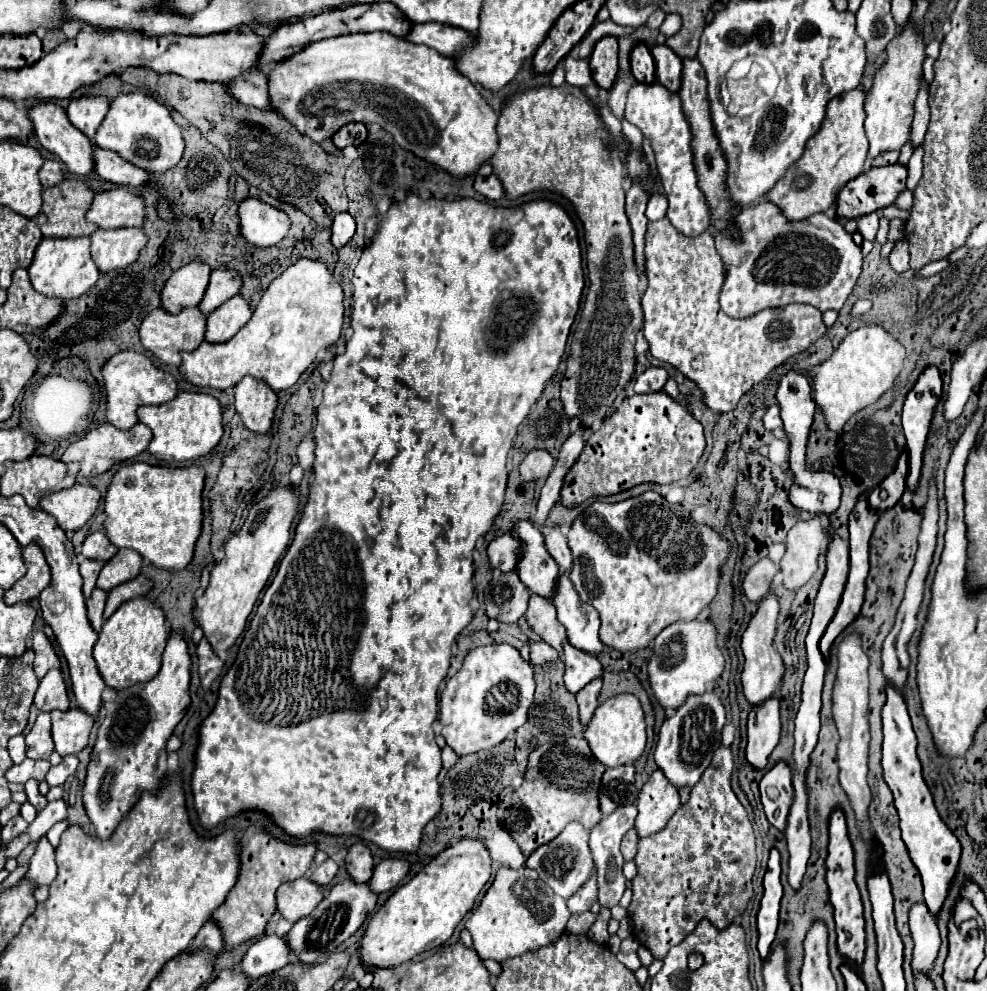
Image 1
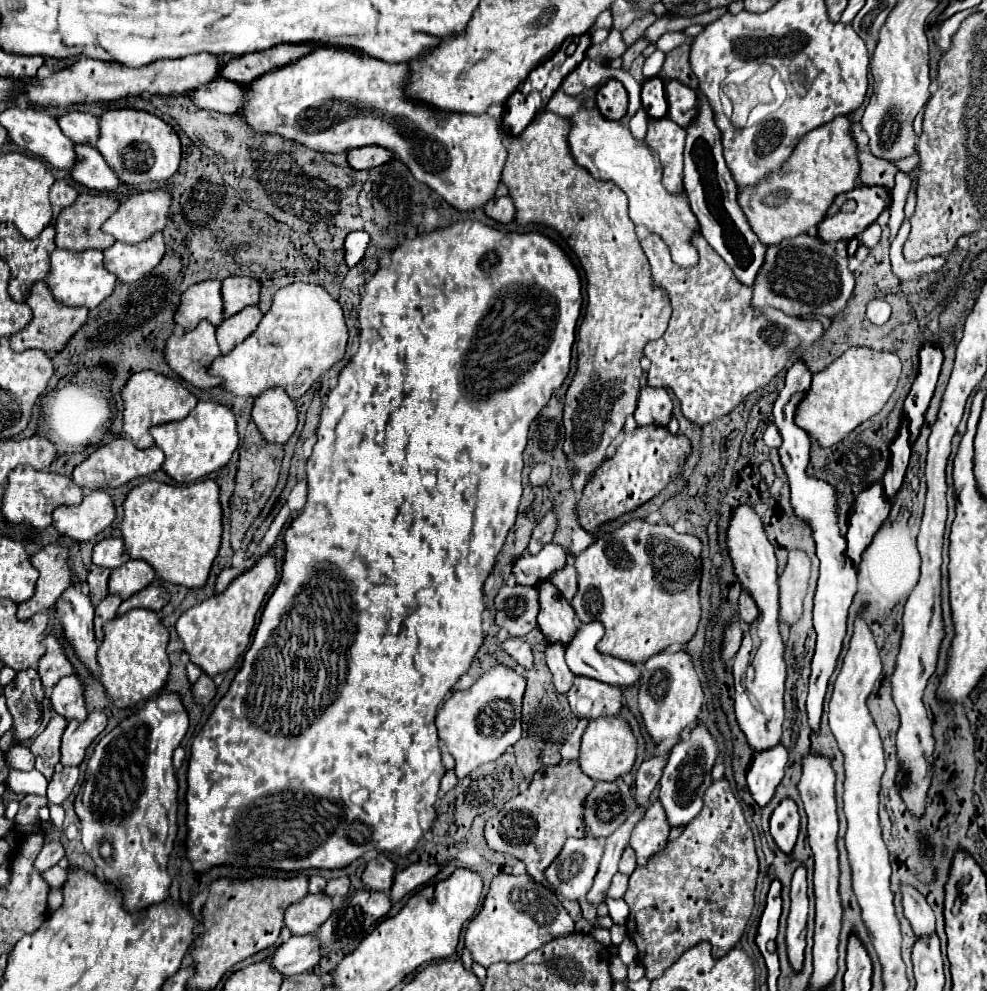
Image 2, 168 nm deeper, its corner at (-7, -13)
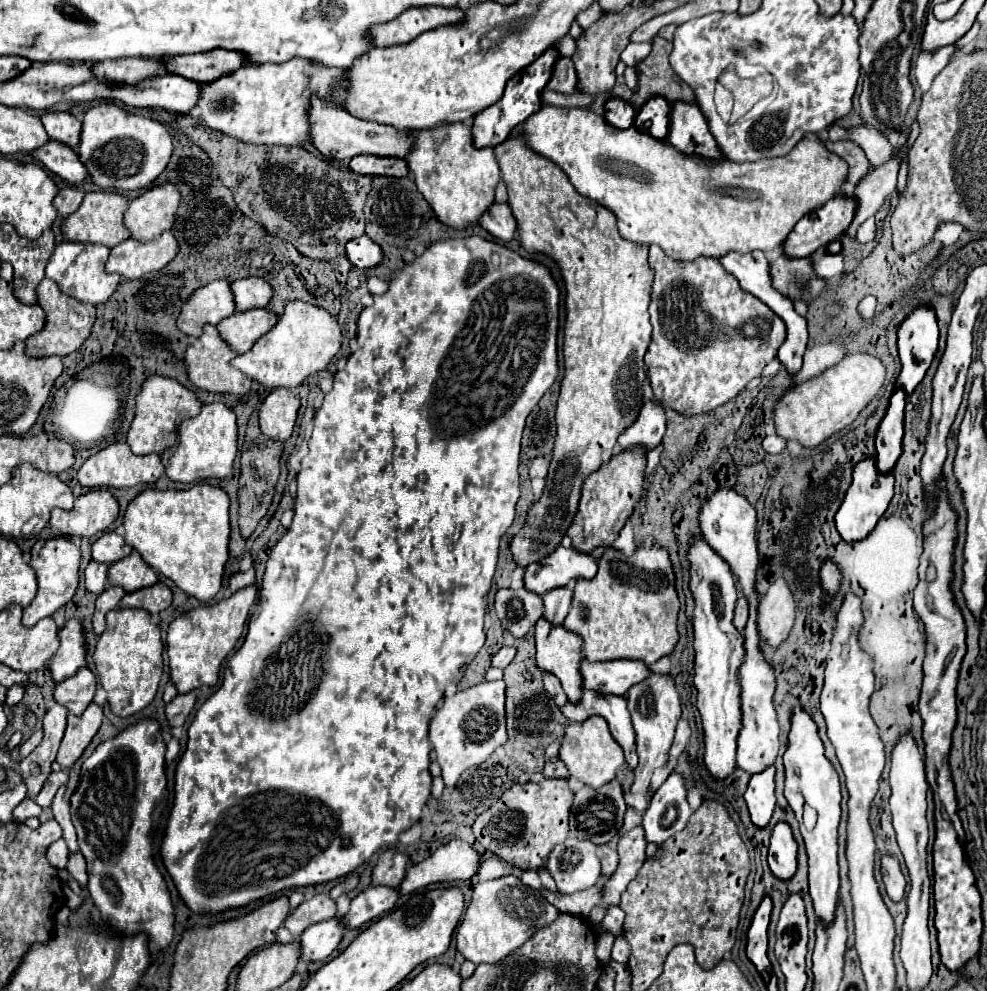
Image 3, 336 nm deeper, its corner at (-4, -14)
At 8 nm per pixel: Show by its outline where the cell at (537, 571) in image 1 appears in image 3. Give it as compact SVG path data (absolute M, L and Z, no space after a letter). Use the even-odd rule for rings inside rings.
M544 616L536 622L536 664L556 674L570 702L578 702L582 694L582 676L578 662L582 660L582 638L564 626L548 626Z

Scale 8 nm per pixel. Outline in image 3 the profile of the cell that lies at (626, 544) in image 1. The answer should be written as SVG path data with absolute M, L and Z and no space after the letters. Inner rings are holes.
M638 546L632 556L616 548L606 548L598 558L598 574L592 580L578 578L574 584L572 608L564 620L564 626L584 640L584 656L588 662L630 658L652 666L658 658L668 656L678 642L678 612L680 600L676 594L676 576L670 554L664 546Z

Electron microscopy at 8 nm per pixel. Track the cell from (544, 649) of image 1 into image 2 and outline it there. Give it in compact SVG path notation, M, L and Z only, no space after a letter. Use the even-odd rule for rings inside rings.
M511 637L501 643L501 648L509 653L509 657L513 657L519 665L523 665L525 669L531 667L531 647L525 639L521 637Z

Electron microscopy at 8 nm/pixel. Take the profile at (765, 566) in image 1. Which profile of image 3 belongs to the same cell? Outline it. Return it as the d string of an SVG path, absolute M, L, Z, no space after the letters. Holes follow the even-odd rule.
M740 598L736 602L736 614L734 614L734 626L742 632L744 626L746 626L746 620L748 620L748 604L744 598Z

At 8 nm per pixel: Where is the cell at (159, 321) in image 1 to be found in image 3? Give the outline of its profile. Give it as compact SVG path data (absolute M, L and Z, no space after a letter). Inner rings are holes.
M204 326L202 336L198 336L198 342L188 344L188 350L184 354L184 362L186 362L186 372L188 372L188 380L192 386L202 388L202 390L210 390L210 392L228 392L228 394L246 394L250 390L252 380L242 374L240 370L230 366L230 360L238 356L234 350L228 348L228 344L218 336L218 330L214 326Z

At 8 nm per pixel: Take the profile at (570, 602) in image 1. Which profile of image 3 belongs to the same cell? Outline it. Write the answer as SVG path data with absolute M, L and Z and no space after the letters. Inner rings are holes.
M580 660L580 674L584 678L584 686L590 690L624 696L630 686L642 682L648 676L648 666L638 660Z

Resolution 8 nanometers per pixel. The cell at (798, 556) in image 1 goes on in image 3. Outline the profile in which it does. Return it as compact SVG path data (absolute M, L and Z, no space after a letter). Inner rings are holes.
M780 578L772 582L772 586L768 588L766 596L760 600L758 606L758 626L762 640L778 648L780 642L788 638L788 632L794 624L794 616L796 616L794 594L788 586L788 580Z

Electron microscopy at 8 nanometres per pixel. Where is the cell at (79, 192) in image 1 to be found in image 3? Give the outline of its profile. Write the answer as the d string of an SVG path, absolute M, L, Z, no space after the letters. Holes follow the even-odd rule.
M108 190L86 192L80 208L68 218L64 218L62 234L68 242L92 242L114 248L116 244L124 242L130 236L122 224L122 214L126 212L126 208L128 208L128 198L118 192L108 192Z

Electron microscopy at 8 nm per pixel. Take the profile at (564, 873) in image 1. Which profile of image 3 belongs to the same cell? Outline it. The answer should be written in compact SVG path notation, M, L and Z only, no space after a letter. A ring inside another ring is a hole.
M568 838L552 850L546 868L562 894L586 890L600 876L598 848L588 840Z

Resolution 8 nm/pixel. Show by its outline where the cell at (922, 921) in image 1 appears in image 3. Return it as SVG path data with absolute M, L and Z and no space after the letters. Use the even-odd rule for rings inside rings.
M882 856L882 878L884 878L888 896L894 902L902 902L906 898L906 878L904 878L896 858Z

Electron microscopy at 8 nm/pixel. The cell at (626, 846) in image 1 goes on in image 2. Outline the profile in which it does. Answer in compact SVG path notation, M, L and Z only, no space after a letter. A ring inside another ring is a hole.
M627 847L621 855L621 861L619 861L619 873L631 875L633 871L635 871L635 851L631 847Z

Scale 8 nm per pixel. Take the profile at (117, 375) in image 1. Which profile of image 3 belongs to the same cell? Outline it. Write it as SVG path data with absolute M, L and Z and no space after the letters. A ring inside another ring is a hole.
M148 376L136 396L136 414L130 424L130 448L134 454L160 454L164 448L176 442L178 426L184 418L192 418L200 412L202 402L194 396L192 390L184 388L172 378L164 376Z

